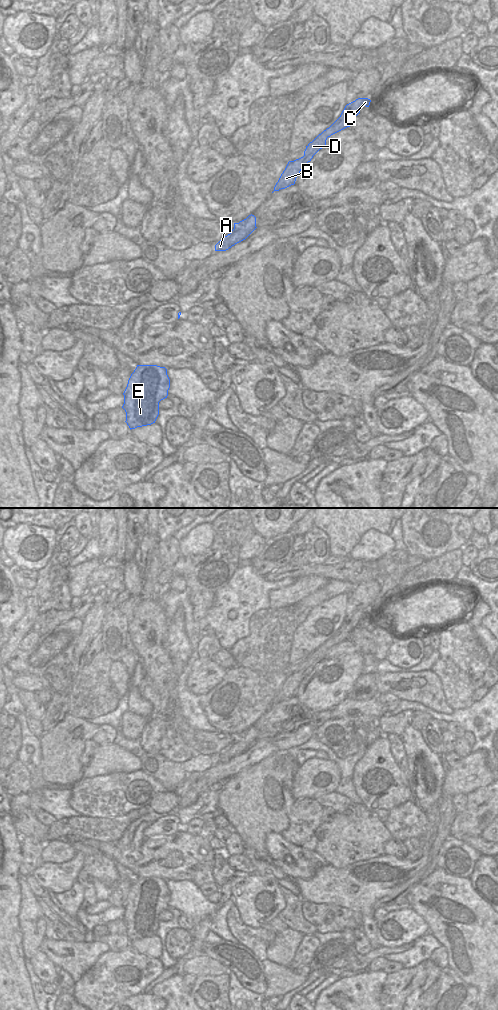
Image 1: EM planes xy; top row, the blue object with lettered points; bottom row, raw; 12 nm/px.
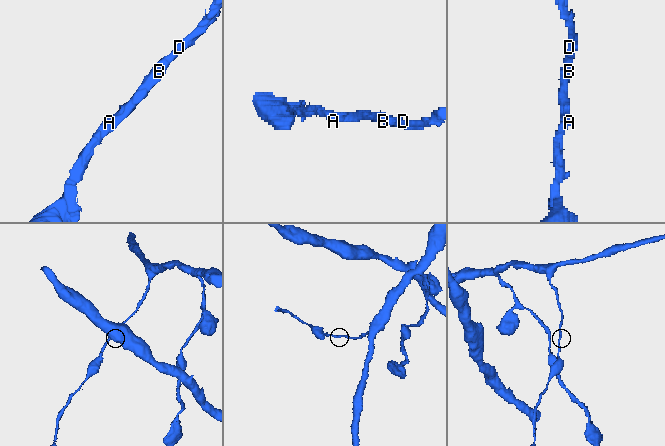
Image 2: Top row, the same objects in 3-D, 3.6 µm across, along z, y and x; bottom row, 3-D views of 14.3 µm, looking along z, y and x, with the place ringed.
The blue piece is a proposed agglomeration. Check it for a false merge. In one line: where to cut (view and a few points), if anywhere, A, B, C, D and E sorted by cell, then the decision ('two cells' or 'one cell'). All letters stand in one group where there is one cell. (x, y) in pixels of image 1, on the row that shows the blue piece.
no cut | A B C D E | one cell

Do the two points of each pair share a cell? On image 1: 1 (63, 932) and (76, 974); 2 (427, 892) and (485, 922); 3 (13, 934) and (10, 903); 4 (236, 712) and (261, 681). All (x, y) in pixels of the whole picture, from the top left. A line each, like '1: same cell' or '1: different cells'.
1: different cells
2: same cell
3: same cell
4: same cell

